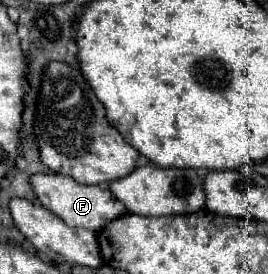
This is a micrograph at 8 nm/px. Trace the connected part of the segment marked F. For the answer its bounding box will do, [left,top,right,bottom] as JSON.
[29,173,127,231]

